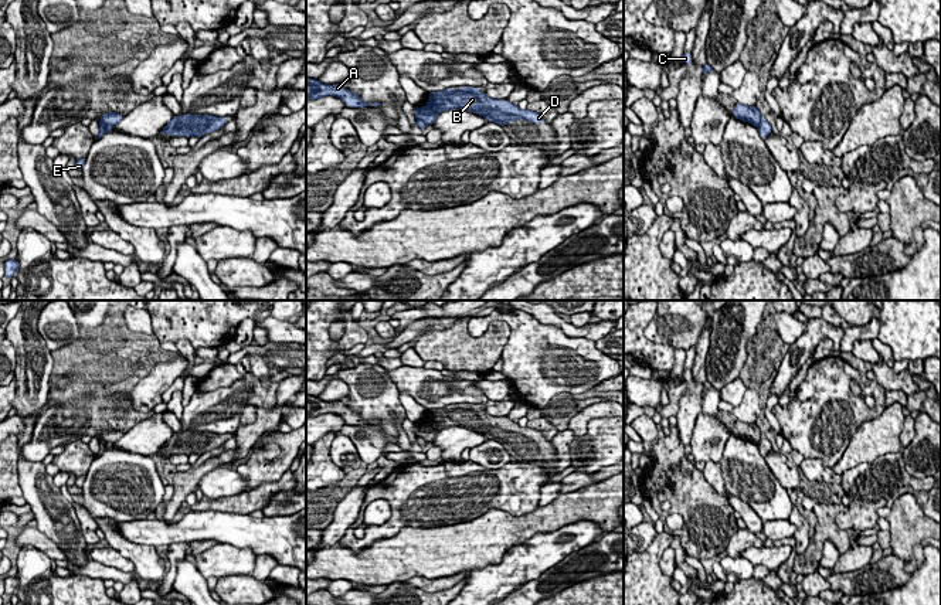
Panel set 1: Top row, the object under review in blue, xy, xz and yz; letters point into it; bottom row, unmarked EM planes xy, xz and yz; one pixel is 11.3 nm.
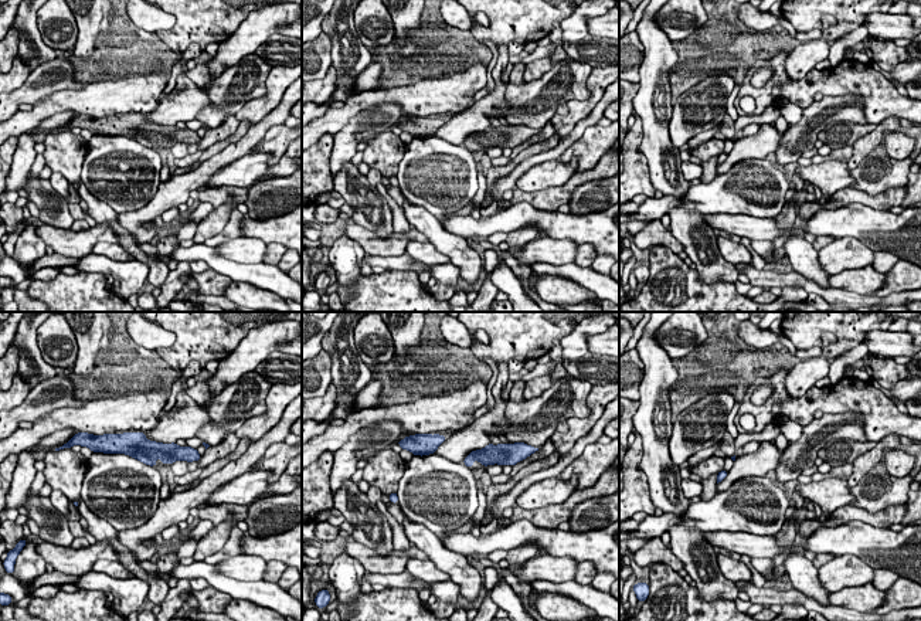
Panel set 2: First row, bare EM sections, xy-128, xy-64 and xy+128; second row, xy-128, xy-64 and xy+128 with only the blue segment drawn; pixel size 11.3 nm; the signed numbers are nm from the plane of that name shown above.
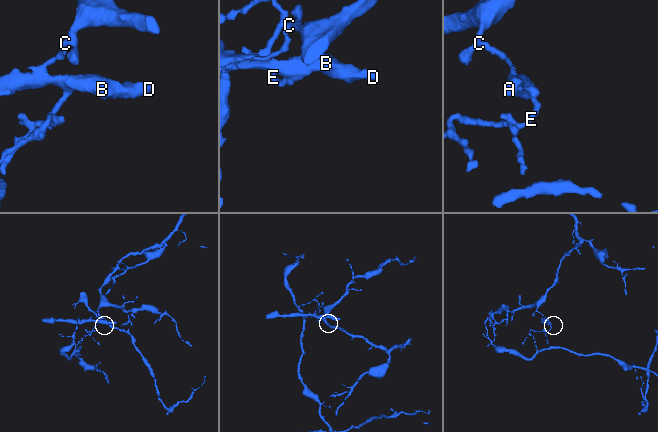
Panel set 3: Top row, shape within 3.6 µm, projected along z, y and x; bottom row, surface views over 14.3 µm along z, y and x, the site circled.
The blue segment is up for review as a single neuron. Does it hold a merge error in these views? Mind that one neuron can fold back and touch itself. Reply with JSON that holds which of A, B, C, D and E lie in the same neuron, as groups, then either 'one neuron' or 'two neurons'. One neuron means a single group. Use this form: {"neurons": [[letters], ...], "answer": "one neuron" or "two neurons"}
{"neurons": [["A", "B", "C", "D"], ["E"]], "answer": "two neurons"}

